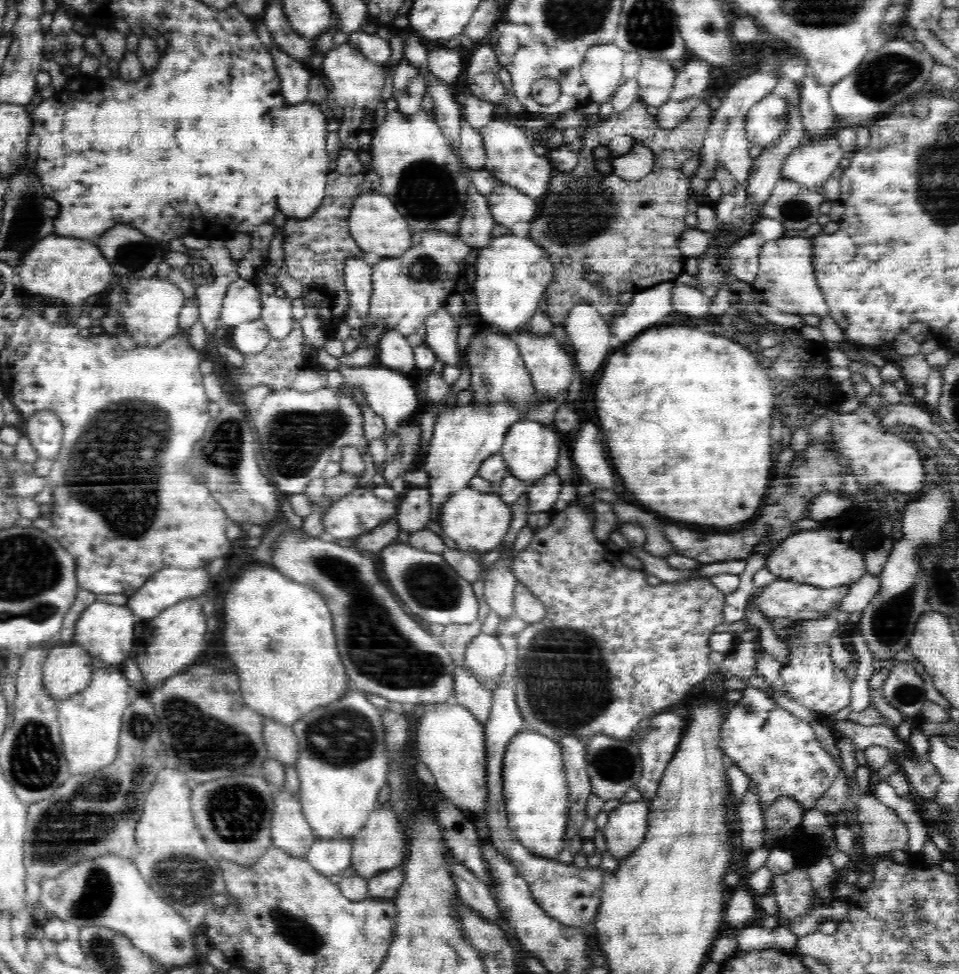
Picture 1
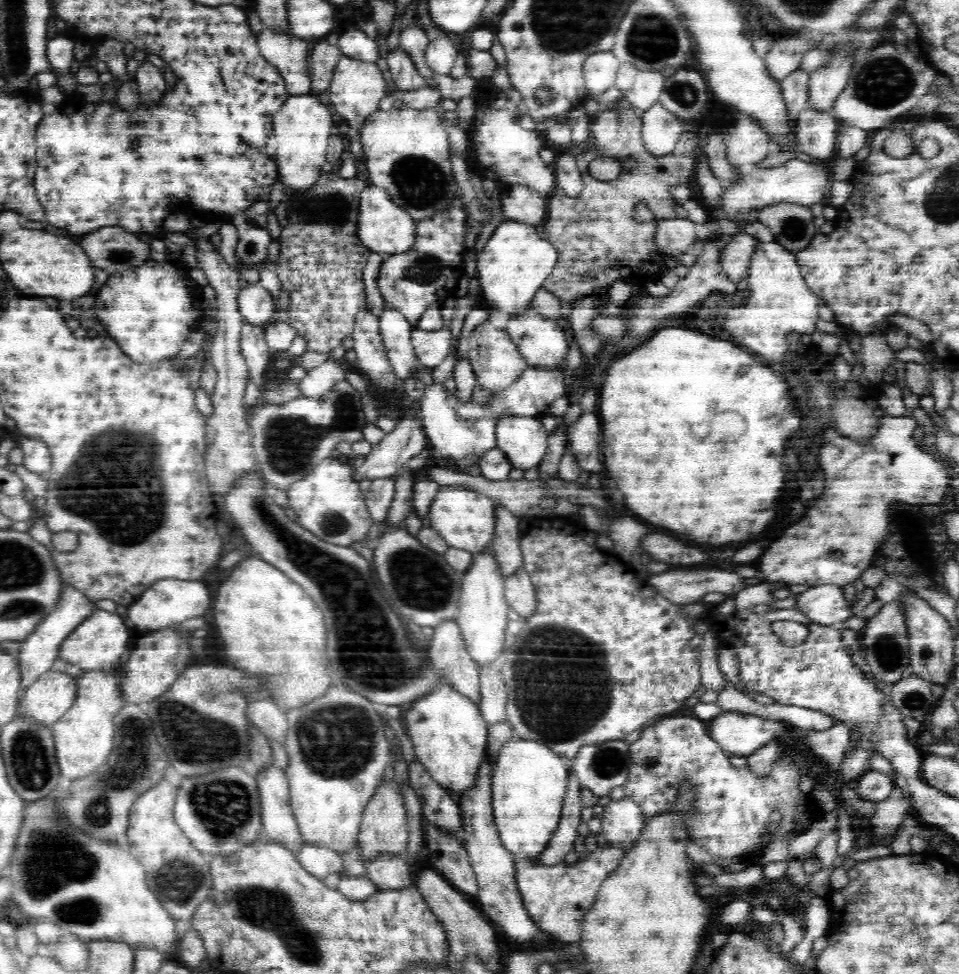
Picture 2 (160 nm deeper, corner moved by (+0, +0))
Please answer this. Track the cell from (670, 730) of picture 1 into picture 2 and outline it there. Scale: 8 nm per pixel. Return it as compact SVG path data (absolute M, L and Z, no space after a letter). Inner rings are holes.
M677 715L677 716L664 716L656 721L656 724L649 725L642 732L642 735L636 742L629 745L630 749L630 757L631 757L631 768L630 768L630 778L628 778L627 782L623 784L623 788L625 790L624 796L626 798L630 798L633 801L636 801L636 804L640 805L640 808L643 809L643 815L646 816L645 824L654 817L658 816L658 814L662 814L662 812L670 812L670 808L674 806L674 802L676 802L676 796L678 796L678 788L680 788L680 784L682 782L687 782L687 784L691 784L693 786L693 811L691 815L685 820L685 828L687 828L687 833L690 834L690 838L692 838L692 842L696 844L696 846L702 846L702 848L706 848L706 852L710 854L710 856L720 856L720 858L734 858L734 856L746 856L746 864L748 867L758 867L758 858L774 844L774 842L778 842L780 838L786 838L790 832L792 832L794 827L799 827L797 832L802 833L806 831L810 825L815 822L815 820L819 820L822 818L822 815L814 814L814 807L817 807L817 804L811 800L811 795L804 794L800 791L800 777L801 777L801 768L796 766L796 763L793 762L792 758L789 756L784 756L784 752L781 752L781 757L776 759L772 770L767 775L758 775L758 773L754 771L750 771L748 769L748 765L743 766L743 768L735 768L730 763L729 754L721 749L721 746L718 745L712 738L708 735L707 732L708 725L706 722L698 719L698 717L690 717L686 715ZM772 812L779 812L782 815L781 823L775 828L774 836L770 839L764 839L764 832L766 832L766 828L768 828L768 824L770 824L770 814Z

